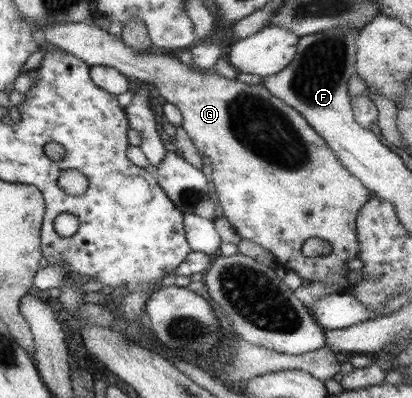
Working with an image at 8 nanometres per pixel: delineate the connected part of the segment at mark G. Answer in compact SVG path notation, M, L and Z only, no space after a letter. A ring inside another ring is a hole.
M89 22L51 23L41 27L41 30L45 40L88 66L102 66L104 69L112 67L128 79L152 83L159 89L161 97L180 111L180 126L197 152L211 162L211 183L223 210L222 217L225 217L240 239L253 241L255 245L267 249L275 257L277 265L291 269L300 279L336 288L339 293L349 294L352 291L354 285L348 283L346 276L350 270L345 263L357 258L355 221L359 209L372 196L339 164L323 139L309 127L298 111L271 95L260 83L246 84L215 73L197 72L170 55L135 52L121 38ZM309 237L327 241L331 252L316 258L303 256L301 245Z

